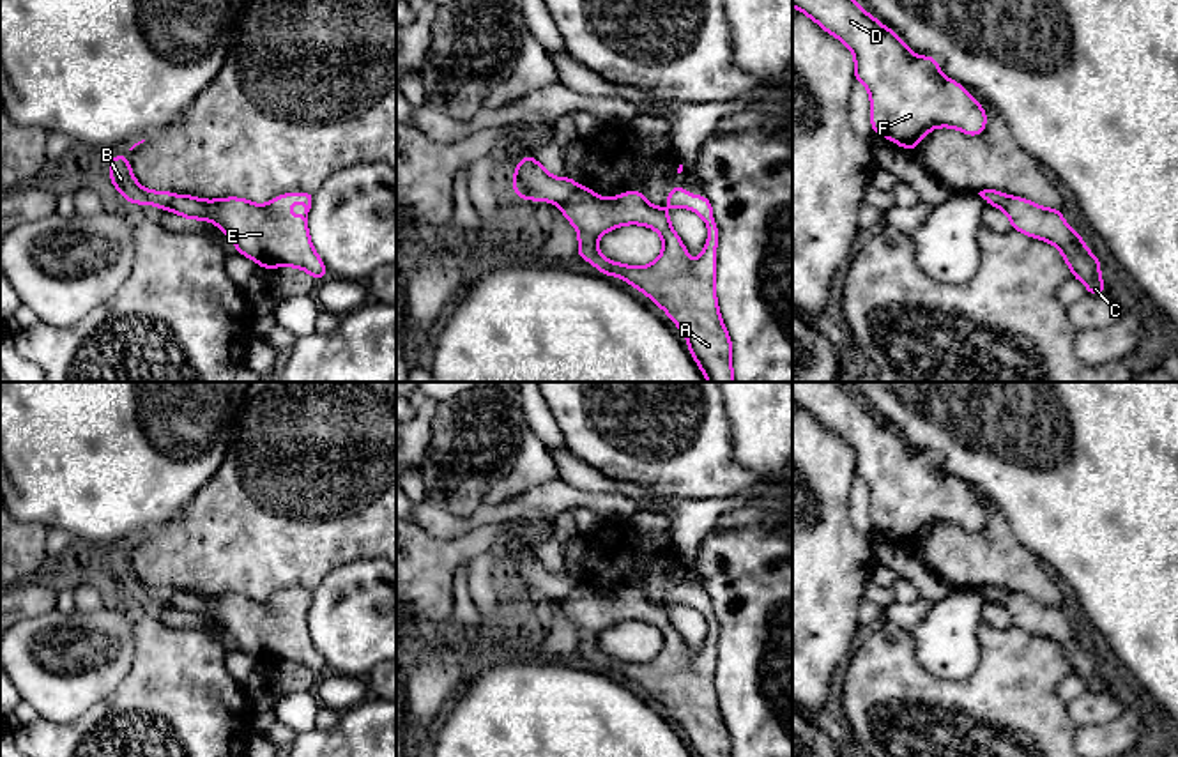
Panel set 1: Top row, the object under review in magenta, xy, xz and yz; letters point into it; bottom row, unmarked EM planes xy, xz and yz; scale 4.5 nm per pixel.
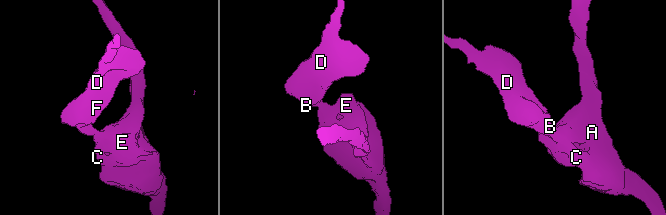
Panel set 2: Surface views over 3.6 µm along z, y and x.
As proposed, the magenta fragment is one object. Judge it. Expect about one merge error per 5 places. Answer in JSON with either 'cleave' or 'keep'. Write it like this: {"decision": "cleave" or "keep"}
{"decision": "cleave"}

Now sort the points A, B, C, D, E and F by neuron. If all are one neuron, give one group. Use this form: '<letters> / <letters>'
A C E / B D F

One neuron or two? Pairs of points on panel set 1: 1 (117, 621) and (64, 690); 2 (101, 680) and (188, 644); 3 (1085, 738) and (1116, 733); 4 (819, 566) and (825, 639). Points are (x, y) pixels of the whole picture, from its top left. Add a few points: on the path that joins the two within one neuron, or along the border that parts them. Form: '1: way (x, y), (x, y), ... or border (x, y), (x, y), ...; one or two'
1: way (105, 642), (99, 648), (99, 671), (85, 676); one
2: border (133, 627), (133, 665), (124, 680), (103, 699); two
3: way (1092, 738), (1109, 738); one
4: way (825, 584), (825, 621); one

